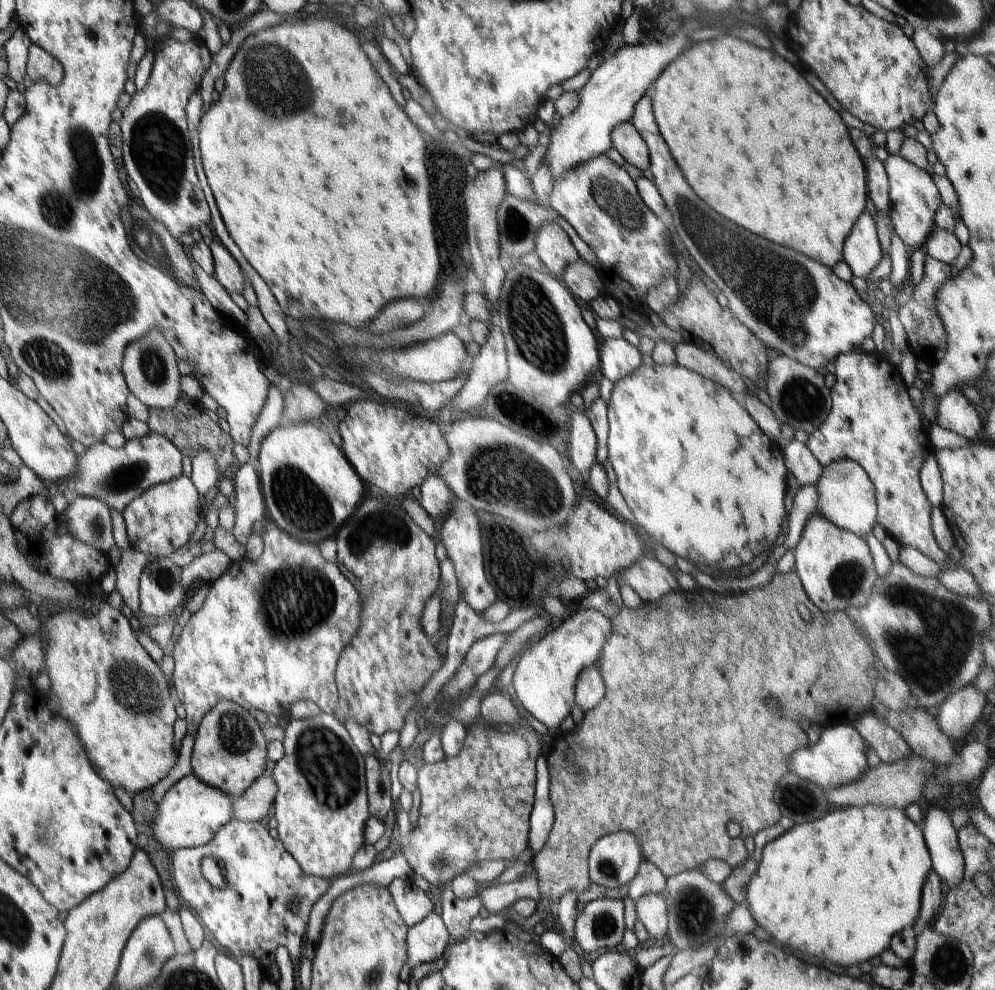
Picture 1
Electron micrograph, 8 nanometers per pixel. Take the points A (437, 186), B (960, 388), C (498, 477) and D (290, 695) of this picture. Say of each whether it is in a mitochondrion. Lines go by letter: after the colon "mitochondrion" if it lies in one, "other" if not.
A: mitochondrion
B: other
C: mitochondrion
D: other

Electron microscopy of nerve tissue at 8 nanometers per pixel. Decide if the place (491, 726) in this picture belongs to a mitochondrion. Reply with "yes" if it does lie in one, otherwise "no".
no

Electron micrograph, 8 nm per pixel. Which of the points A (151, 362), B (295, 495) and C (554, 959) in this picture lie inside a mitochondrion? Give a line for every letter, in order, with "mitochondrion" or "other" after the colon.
A: mitochondrion
B: mitochondrion
C: other

